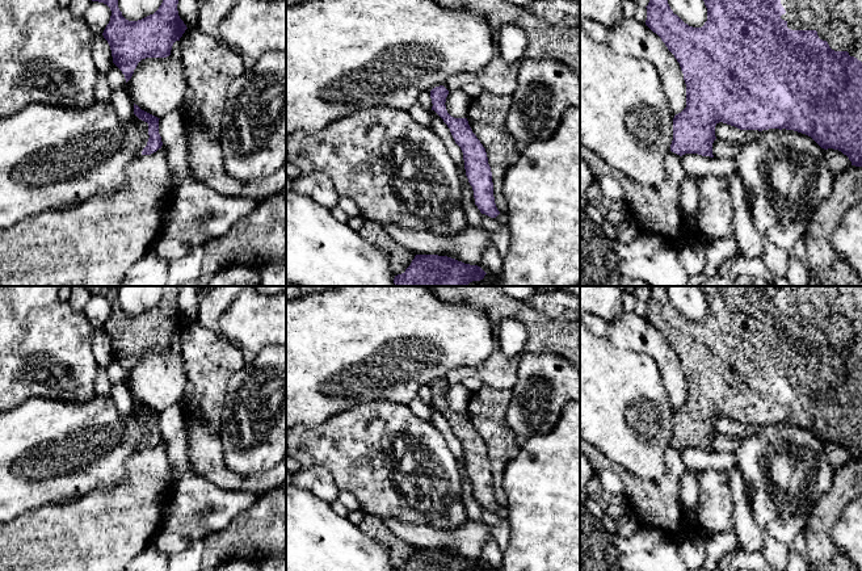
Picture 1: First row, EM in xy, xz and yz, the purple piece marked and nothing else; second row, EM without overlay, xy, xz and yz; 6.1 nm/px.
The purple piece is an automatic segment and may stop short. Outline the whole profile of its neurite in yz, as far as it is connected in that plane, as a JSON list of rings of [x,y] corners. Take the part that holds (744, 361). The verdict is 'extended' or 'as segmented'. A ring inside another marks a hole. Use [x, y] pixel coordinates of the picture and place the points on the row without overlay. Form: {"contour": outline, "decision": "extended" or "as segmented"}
{"contour": [[[667,286],[648,287],[646,319],[674,349],[686,378],[686,402],[673,412],[672,446],[680,450],[698,448],[714,452],[715,420],[723,416],[740,424],[794,424],[811,431],[824,444],[841,445],[849,452],[852,459],[862,461],[862,286],[698,286],[707,302],[707,315],[702,322],[689,320],[674,308],[668,298]]], "decision": "extended"}

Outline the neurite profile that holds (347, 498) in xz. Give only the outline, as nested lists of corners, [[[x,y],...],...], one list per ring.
[[[340,490],[339,500],[349,512],[361,509],[357,497],[348,490]]]

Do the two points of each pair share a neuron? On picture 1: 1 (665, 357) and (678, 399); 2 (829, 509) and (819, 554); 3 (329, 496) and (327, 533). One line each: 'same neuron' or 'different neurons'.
1: same neuron
2: same neuron
3: different neurons

